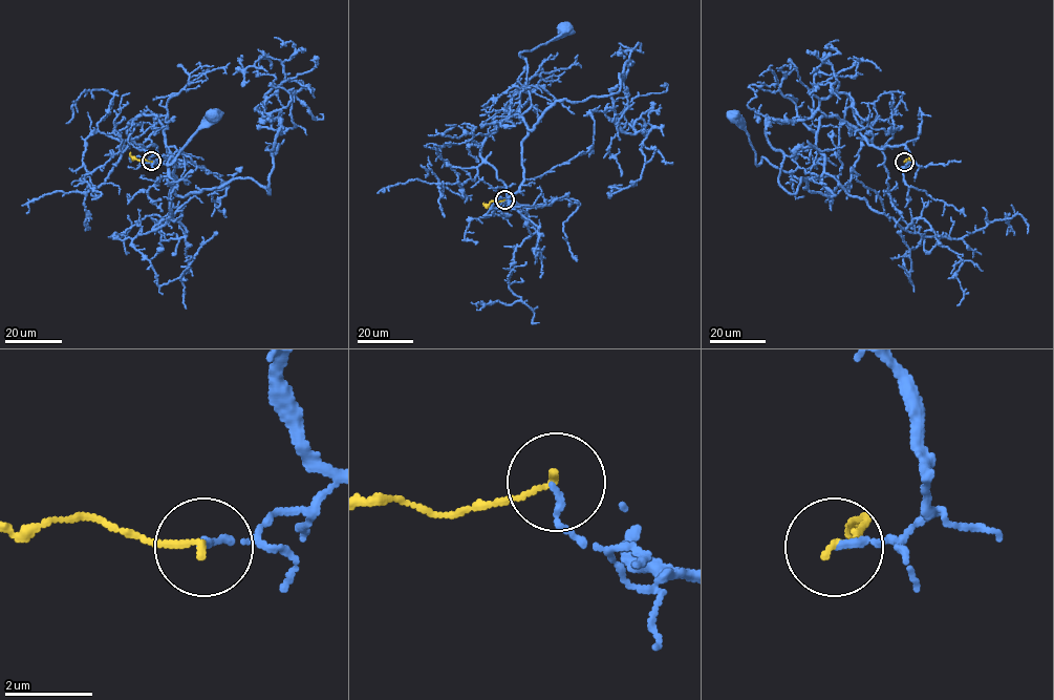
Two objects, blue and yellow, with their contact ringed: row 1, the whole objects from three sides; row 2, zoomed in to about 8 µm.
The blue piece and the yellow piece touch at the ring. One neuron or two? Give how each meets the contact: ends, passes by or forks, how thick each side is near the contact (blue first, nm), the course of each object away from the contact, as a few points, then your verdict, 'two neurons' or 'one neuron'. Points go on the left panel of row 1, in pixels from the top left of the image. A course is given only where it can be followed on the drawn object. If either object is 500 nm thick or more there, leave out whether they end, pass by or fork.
blue ends | yellow ends | 130/130 nm | blue via (152, 161), (156, 147), (136, 145), (129, 123), (156, 118), (175, 181), (168, 162), (214, 114) | yellow via (152, 161), (133, 158), (130, 152) | one neuron

